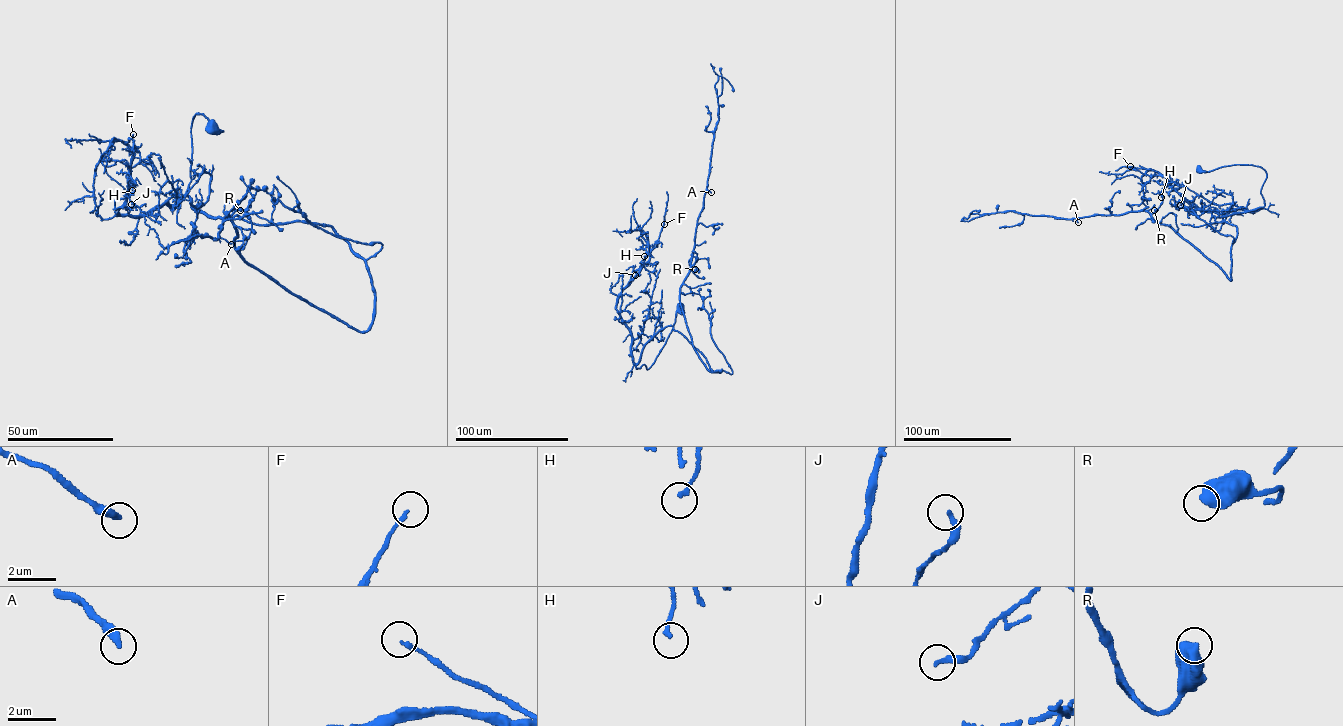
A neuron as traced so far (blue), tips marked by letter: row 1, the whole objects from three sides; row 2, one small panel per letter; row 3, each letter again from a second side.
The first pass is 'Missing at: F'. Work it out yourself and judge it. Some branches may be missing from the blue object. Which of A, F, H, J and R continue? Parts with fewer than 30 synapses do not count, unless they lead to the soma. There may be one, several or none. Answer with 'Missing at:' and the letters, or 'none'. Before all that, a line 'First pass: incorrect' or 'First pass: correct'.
First pass: incorrect
Missing at: A

